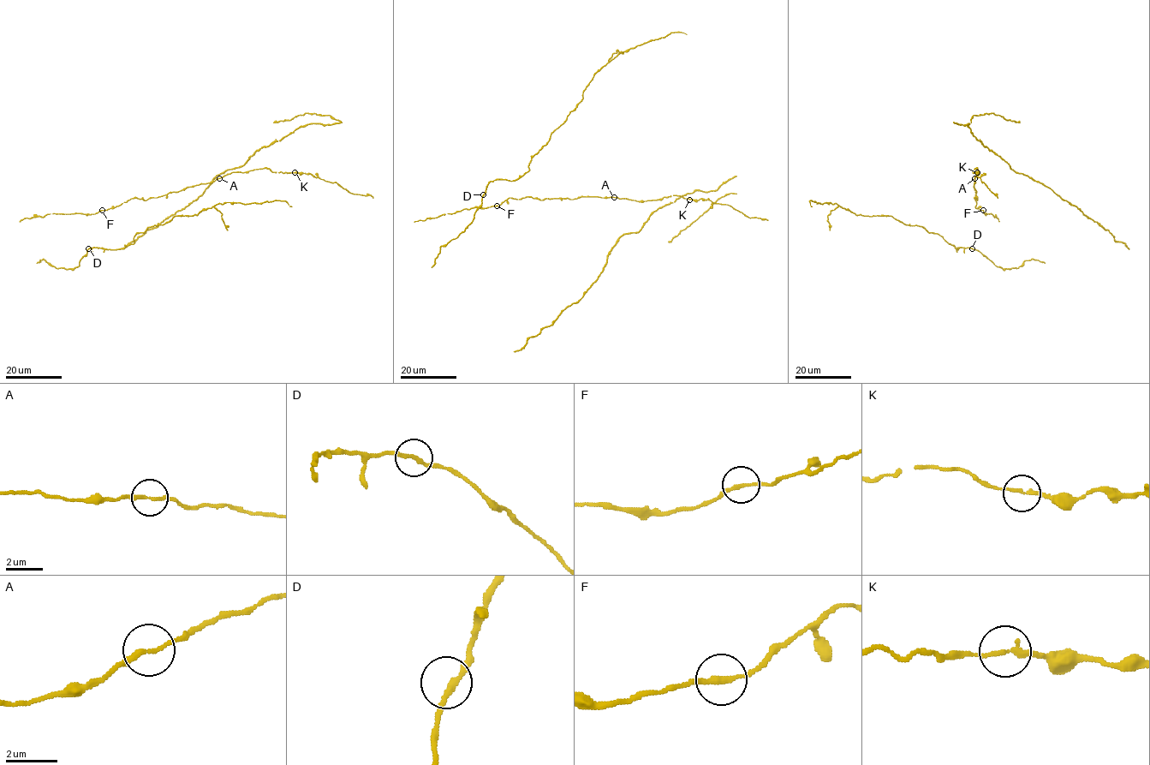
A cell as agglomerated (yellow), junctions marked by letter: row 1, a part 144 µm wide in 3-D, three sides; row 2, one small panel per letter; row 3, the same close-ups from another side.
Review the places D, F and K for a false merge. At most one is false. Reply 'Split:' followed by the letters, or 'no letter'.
Split: no letter

